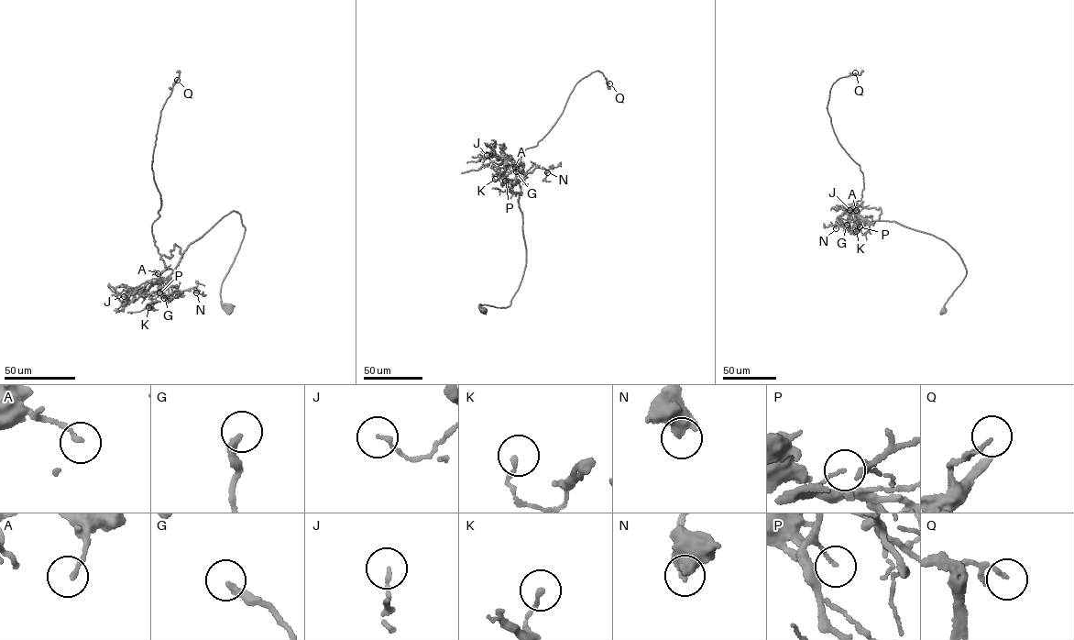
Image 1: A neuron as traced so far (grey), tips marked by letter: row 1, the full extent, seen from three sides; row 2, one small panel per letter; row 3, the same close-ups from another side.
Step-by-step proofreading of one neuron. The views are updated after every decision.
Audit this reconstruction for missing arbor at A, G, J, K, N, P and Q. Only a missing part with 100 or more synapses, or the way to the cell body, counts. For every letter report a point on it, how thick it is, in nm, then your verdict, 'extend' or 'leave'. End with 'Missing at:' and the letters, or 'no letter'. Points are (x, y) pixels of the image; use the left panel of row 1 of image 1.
A: place (158, 273); calibre 170 nm; leave
G: place (164, 298); calibre 260 nm; leave
J: place (124, 296); calibre 110 nm; leave
K: place (148, 307); calibre 160 nm; leave
N: place (196, 292); calibre 550 nm; leave
P: place (159, 292); calibre 80 nm; leave
Q: place (177, 80); calibre 130 nm; leave
Missing at: no letter

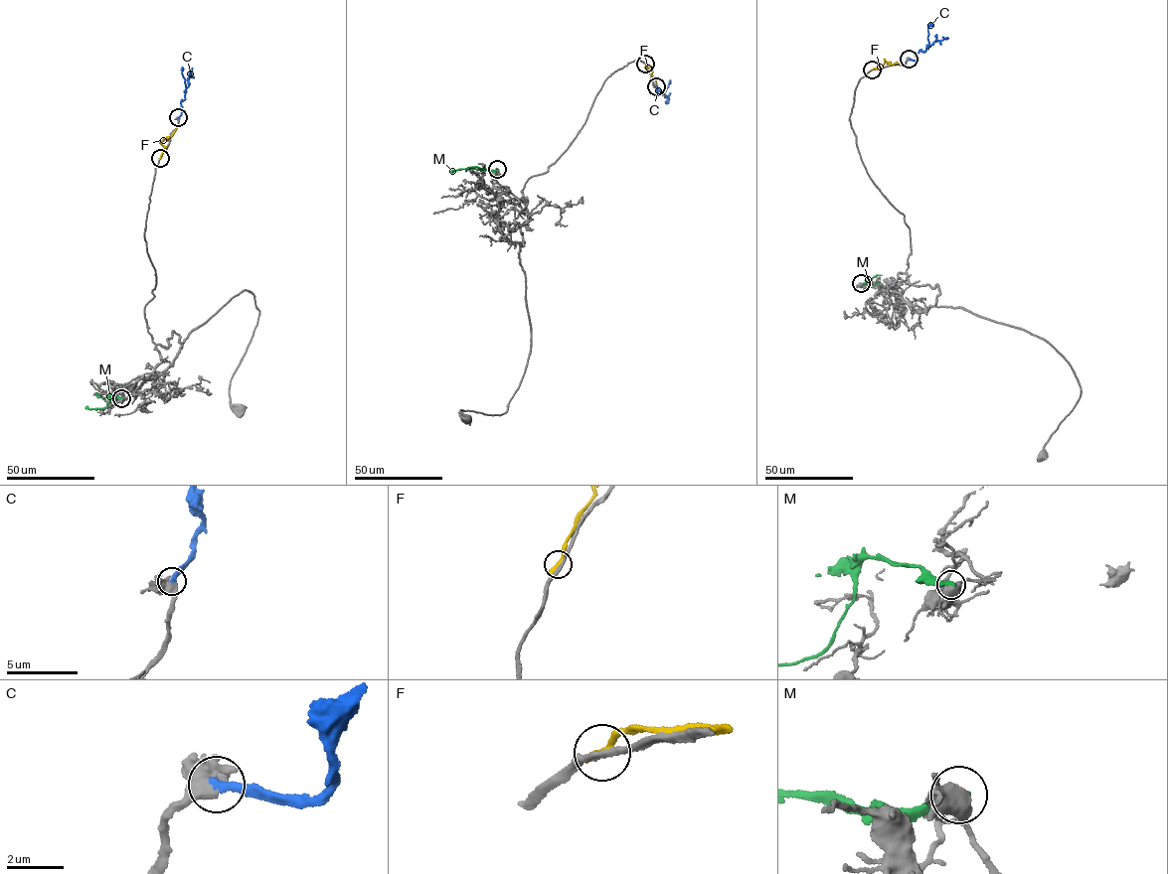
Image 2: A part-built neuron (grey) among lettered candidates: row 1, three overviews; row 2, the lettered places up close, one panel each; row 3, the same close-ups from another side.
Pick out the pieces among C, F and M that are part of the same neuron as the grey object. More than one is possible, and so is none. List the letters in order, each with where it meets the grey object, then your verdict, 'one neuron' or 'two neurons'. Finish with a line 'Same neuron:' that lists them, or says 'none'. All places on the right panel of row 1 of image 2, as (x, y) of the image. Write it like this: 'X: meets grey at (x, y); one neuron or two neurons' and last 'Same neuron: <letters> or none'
C: meets grey at (909, 59); one neuron
F: meets grey at (872, 70); two neurons
M: meets grey at (861, 283); two neurons
Same neuron: C

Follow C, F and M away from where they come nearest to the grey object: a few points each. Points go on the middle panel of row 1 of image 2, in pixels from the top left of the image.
C: (656, 86), (657, 91), (659, 88), (661, 94), (668, 95), (666, 104)
F: (645, 64), (647, 69), (645, 68), (650, 67), (656, 82)
M: (497, 169), (471, 166), (450, 172)

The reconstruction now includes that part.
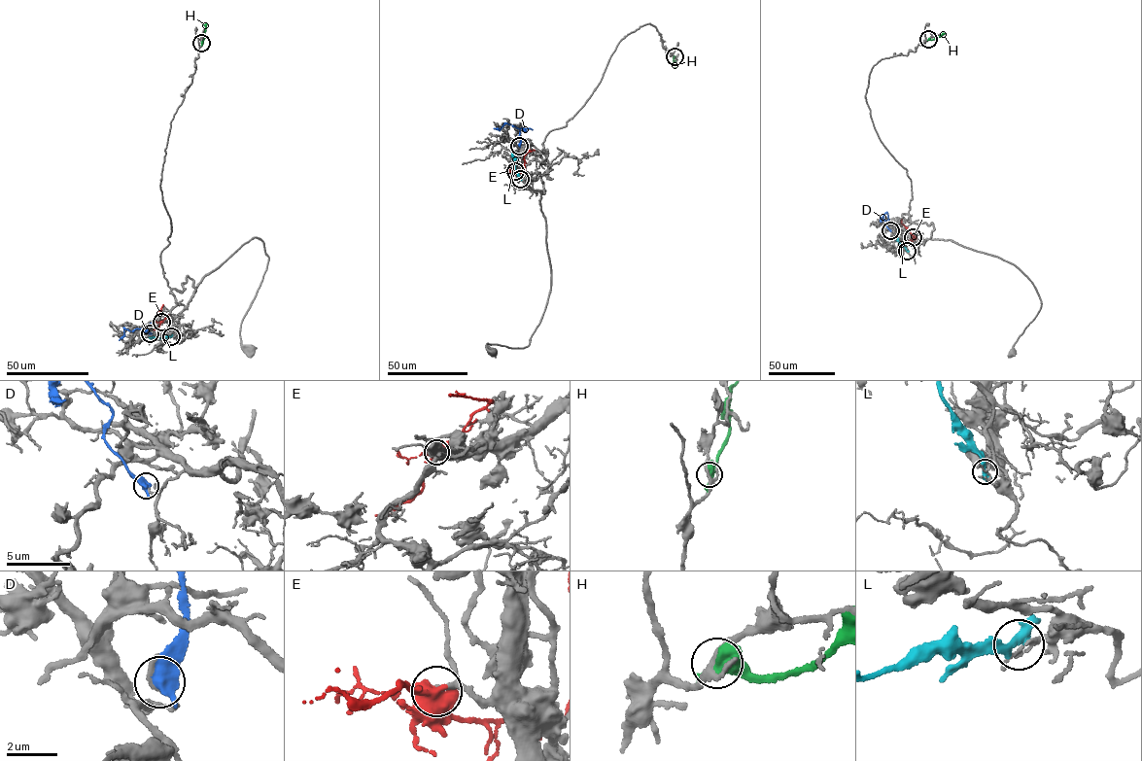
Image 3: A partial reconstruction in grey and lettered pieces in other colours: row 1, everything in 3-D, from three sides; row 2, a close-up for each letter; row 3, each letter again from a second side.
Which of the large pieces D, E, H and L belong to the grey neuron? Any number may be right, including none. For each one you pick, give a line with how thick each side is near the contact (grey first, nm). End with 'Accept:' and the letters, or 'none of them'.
E: Thickness 140 nm (grey) against 600 nm
Accept: E

